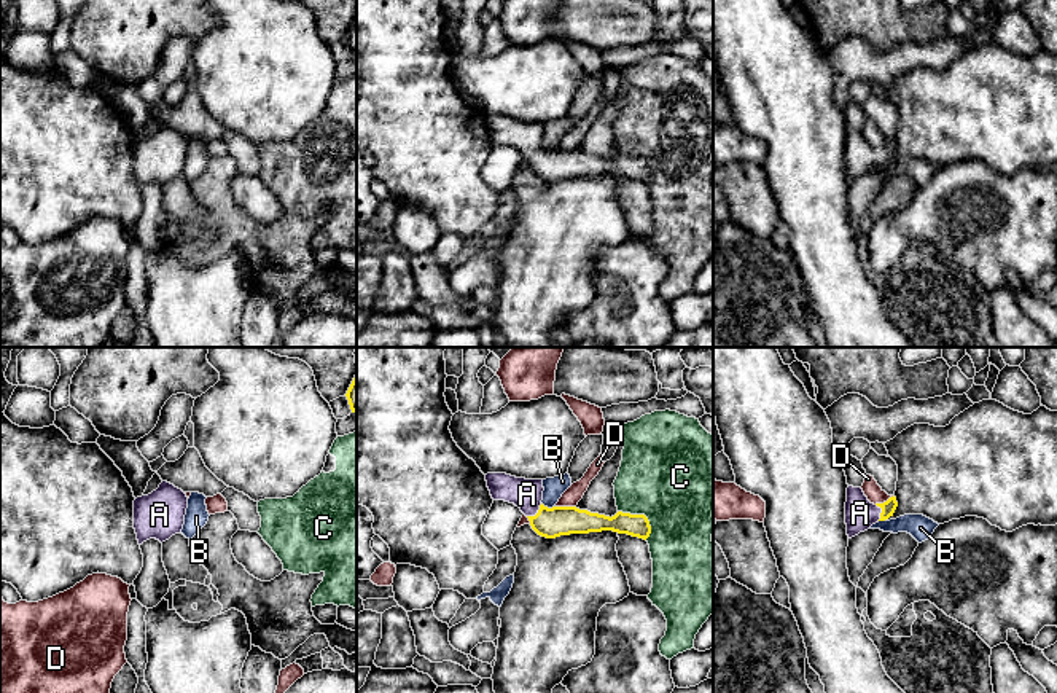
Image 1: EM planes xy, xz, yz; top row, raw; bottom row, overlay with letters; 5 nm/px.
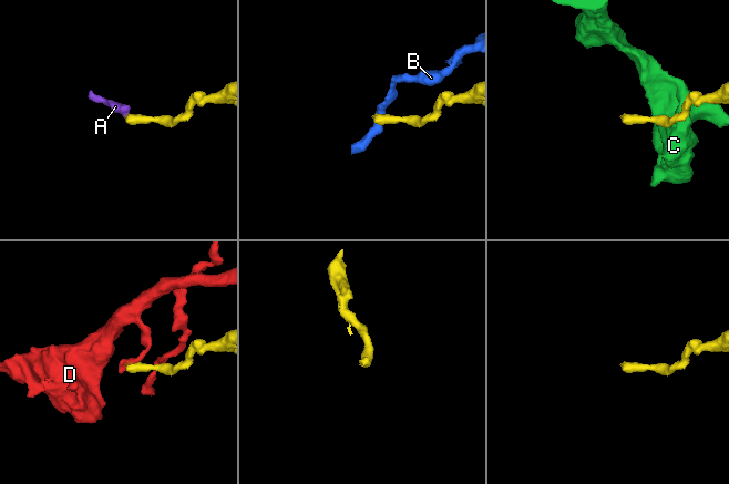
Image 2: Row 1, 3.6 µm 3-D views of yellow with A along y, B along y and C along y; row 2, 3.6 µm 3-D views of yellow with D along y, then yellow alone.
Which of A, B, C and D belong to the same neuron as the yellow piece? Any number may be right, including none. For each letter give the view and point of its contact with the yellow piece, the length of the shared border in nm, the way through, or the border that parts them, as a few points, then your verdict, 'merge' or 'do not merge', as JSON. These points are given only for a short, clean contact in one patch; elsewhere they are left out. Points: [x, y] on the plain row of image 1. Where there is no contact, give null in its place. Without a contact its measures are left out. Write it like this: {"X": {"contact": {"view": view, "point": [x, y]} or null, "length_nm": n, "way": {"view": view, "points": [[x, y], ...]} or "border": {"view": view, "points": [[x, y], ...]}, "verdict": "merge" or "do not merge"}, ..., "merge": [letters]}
{"A": {"contact": {"view": "xz", "point": [537, 156]}, "length_nm": 100, "way": {"view": "xz", "points": [[556, 164], [545, 164], [537, 156], [527, 137]]}, "verdict": "merge"}, "B": {"contact": {"view": "xz", "point": [546, 150]}, "length_nm": 80, "verdict": "do not merge"}, "C": {"contact": {"view": "xz", "point": [642, 158]}, "length_nm": 220, "verdict": "do not merge"}, "D": {"contact": {"view": "xz", "point": [565, 150]}, "length_nm": 100, "border": {"view": "xz", "points": [[556, 148], [575, 150]]}, "verdict": "do not merge"}, "merge": ["A"]}

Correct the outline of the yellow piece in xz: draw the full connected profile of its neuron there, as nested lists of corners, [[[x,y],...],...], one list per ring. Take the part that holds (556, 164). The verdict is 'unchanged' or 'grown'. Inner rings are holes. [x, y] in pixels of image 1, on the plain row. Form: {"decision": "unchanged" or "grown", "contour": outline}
{"decision": "grown", "contour": [[[487,116],[486,124],[493,143],[505,143],[519,150],[528,161],[532,172],[546,182],[613,174],[646,183],[651,177],[651,169],[645,158],[618,155],[610,161],[576,150],[548,151],[541,147],[544,134],[543,123]]]}

